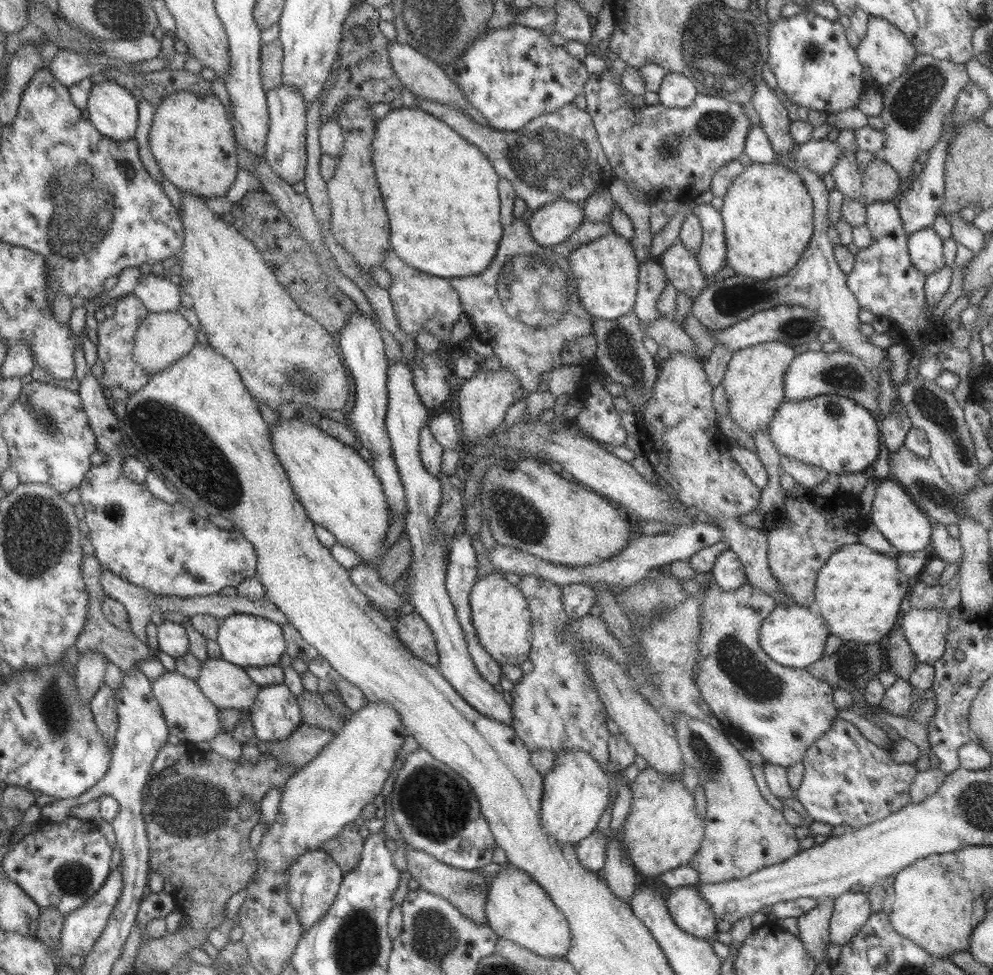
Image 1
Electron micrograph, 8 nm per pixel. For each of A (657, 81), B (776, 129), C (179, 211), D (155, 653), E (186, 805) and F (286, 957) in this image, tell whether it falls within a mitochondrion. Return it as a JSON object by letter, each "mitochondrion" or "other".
{"A":"other","B":"other","C":"other","D":"other","E":"mitochondrion","F":"other"}

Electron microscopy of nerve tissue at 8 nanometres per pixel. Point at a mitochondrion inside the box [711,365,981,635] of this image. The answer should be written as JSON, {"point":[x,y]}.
{"point":[931,406]}

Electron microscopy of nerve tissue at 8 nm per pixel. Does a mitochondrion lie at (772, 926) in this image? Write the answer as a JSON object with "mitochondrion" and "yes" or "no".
{"mitochondrion":"no"}

